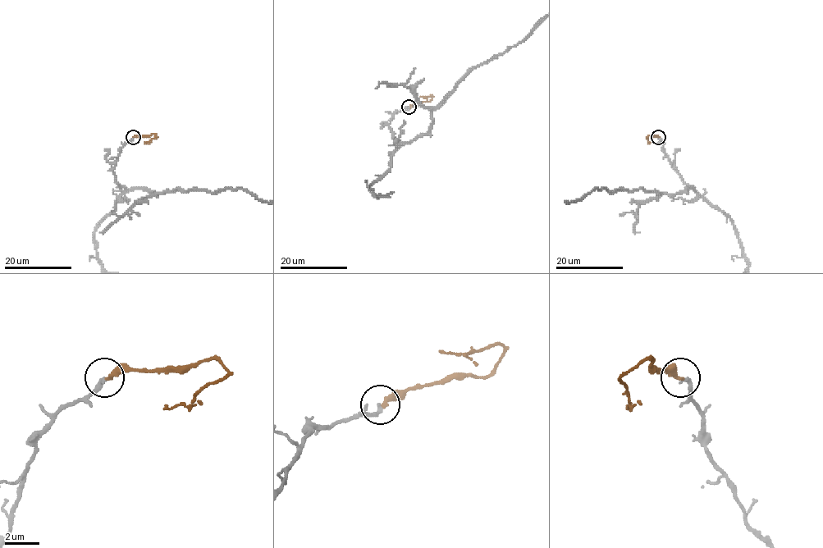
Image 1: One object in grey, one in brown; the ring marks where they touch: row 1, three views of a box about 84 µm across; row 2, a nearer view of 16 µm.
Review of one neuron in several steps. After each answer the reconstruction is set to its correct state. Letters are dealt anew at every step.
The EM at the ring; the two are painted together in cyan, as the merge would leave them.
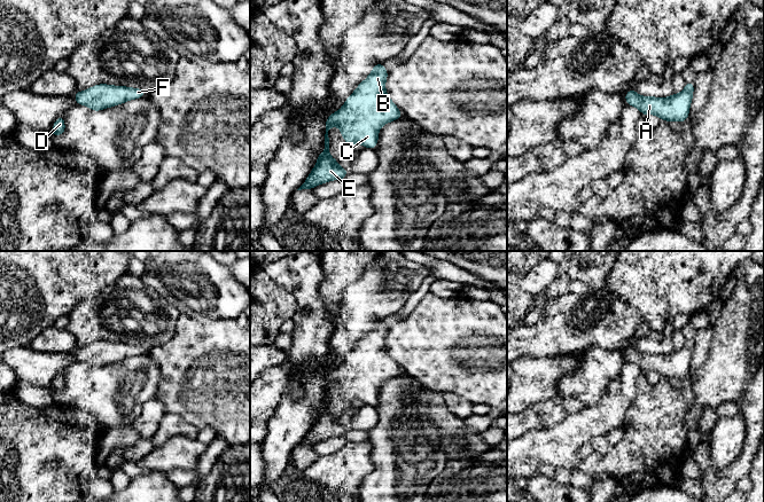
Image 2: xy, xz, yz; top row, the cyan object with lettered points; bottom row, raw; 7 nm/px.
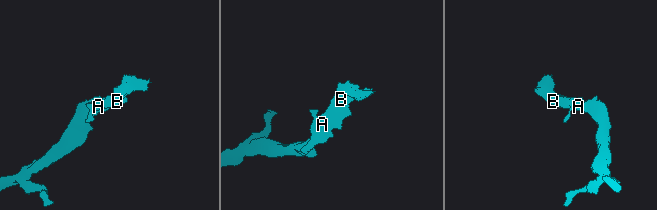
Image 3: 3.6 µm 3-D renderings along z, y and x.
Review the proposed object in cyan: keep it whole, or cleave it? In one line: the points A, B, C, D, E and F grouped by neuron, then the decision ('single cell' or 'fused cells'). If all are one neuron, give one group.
A B C D E F | single cell

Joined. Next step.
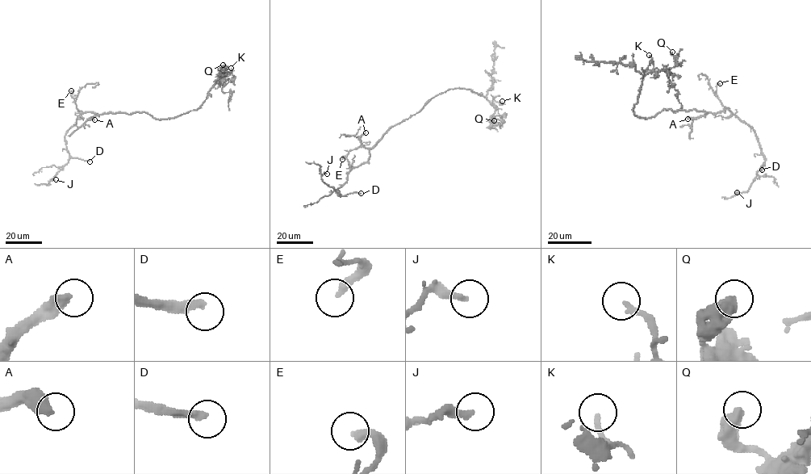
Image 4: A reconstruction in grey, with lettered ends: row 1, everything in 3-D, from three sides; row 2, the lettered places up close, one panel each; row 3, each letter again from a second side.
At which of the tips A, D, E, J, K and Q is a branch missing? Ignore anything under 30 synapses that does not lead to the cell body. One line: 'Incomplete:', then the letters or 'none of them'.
Incomplete: A, D

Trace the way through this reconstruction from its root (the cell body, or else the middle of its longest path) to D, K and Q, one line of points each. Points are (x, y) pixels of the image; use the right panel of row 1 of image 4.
D: (679, 110), (707, 112), (729, 110), (754, 132), (765, 159), (762, 169)
K: (679, 110), (662, 110), (648, 118), (633, 114), (642, 78), (650, 71), (649, 55)
Q: (679, 110), (662, 110), (648, 118), (633, 111), (642, 78), (650, 71), (675, 67), (678, 61), (672, 52)

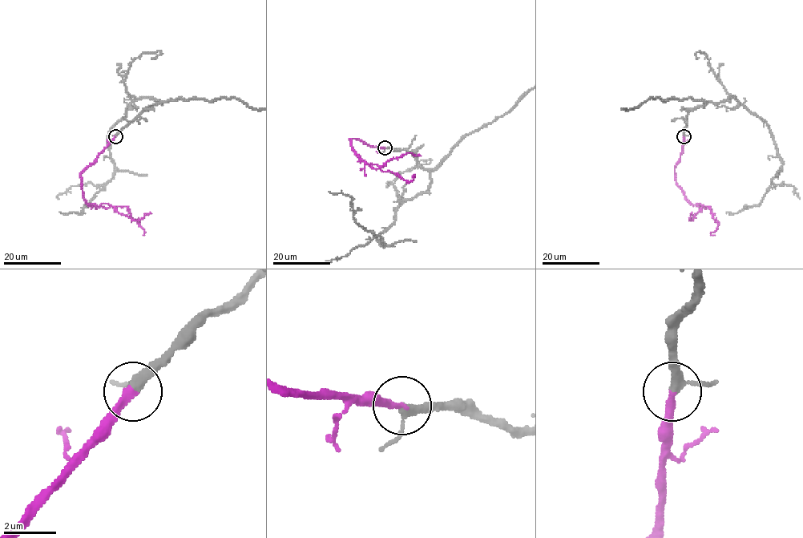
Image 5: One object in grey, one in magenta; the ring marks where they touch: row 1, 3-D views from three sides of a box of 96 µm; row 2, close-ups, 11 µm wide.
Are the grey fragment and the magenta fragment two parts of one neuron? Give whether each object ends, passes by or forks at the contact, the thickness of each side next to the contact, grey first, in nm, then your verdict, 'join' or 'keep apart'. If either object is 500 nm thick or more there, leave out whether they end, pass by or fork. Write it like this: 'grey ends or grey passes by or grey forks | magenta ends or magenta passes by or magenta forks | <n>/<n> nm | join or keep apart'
grey passes by | magenta ends | 320/280 nm | join

